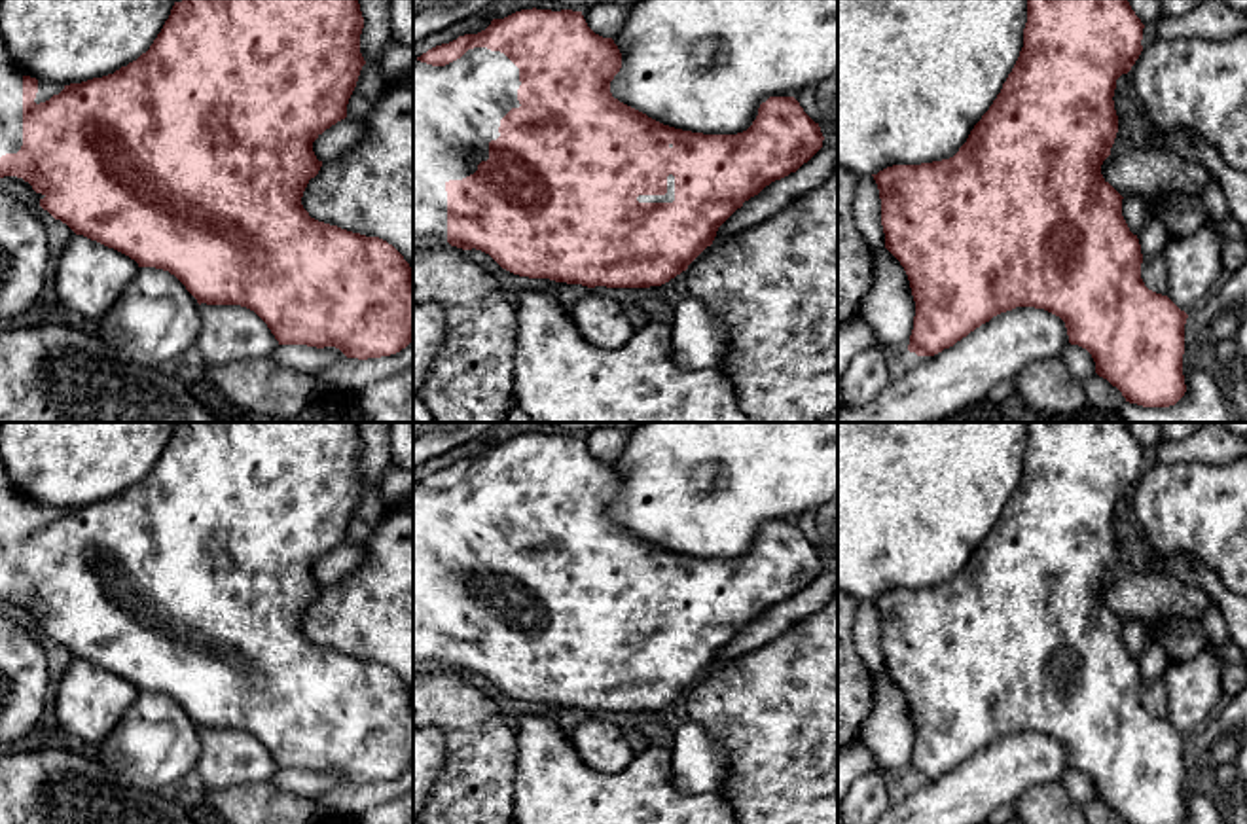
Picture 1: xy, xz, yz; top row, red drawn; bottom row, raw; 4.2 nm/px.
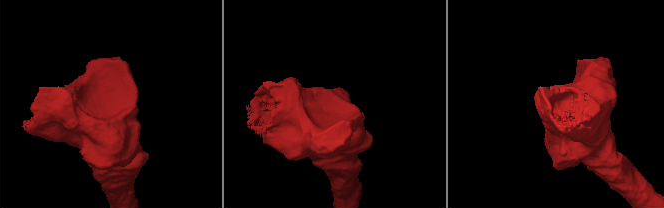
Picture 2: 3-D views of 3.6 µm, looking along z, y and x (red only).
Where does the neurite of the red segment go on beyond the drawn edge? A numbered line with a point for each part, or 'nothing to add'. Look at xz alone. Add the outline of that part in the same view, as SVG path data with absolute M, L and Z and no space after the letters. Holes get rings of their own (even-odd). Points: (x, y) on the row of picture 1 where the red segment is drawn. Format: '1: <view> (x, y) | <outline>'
1: xz (457, 108) | M468 49L461 59L432 66L413 59L413 237L447 241L449 180L462 180L489 159L500 119L519 108L519 68L500 51Z

